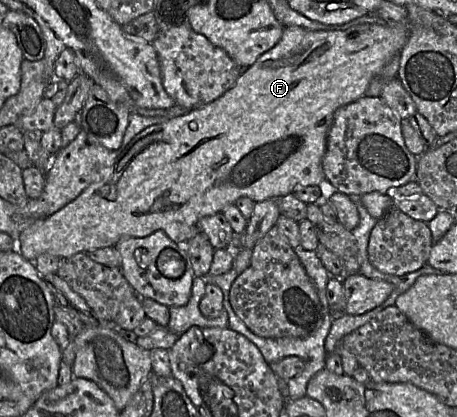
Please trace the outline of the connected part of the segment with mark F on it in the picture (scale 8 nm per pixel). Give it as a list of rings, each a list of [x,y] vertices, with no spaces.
[[[374,23],[357,25],[343,31],[311,31],[294,25],[284,27],[279,42],[263,53],[253,65],[243,69],[234,86],[222,96],[204,106],[192,109],[184,115],[168,119],[161,124],[149,126],[135,135],[125,147],[119,149],[119,155],[114,164],[102,170],[102,177],[98,181],[88,186],[75,200],[62,209],[36,221],[21,232],[16,237],[21,249],[21,255],[31,262],[43,253],[52,254],[62,259],[77,253],[114,247],[123,238],[142,238],[157,230],[164,231],[171,240],[186,246],[187,241],[200,230],[200,219],[202,217],[222,212],[227,205],[234,204],[241,197],[248,197],[254,202],[261,202],[268,199],[278,199],[293,193],[297,188],[303,186],[319,185],[326,180],[322,160],[326,151],[328,131],[333,122],[335,111],[339,107],[366,95],[371,81],[380,75],[383,68],[395,56],[399,56],[407,41],[408,34],[408,27],[391,27]]]

